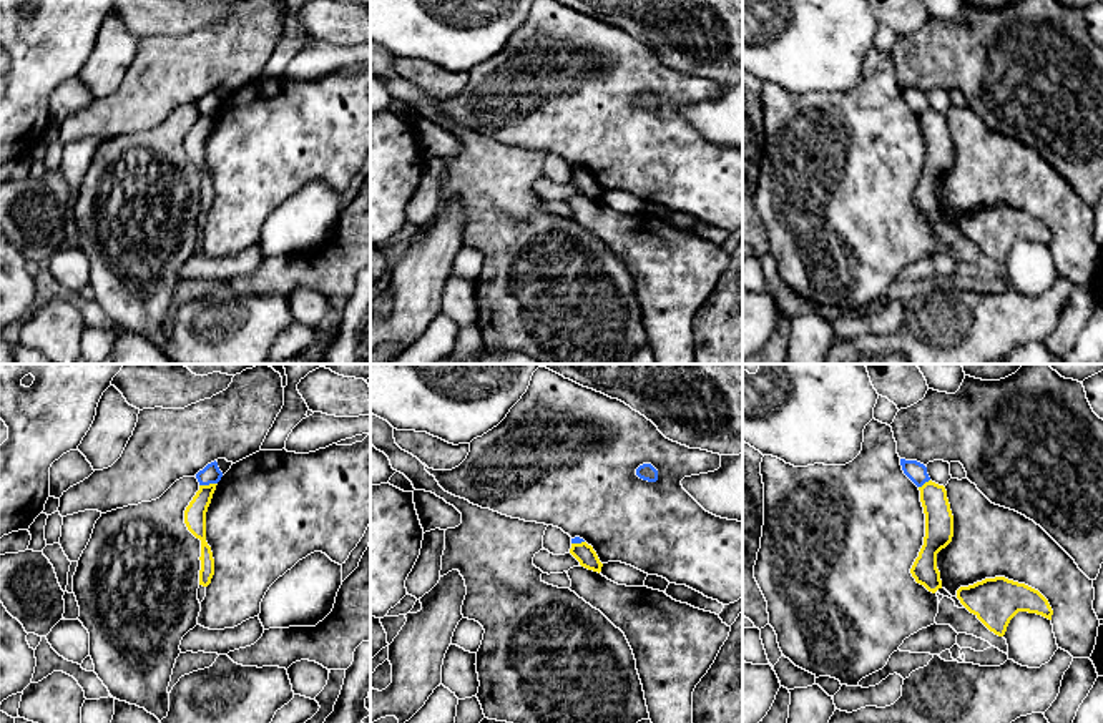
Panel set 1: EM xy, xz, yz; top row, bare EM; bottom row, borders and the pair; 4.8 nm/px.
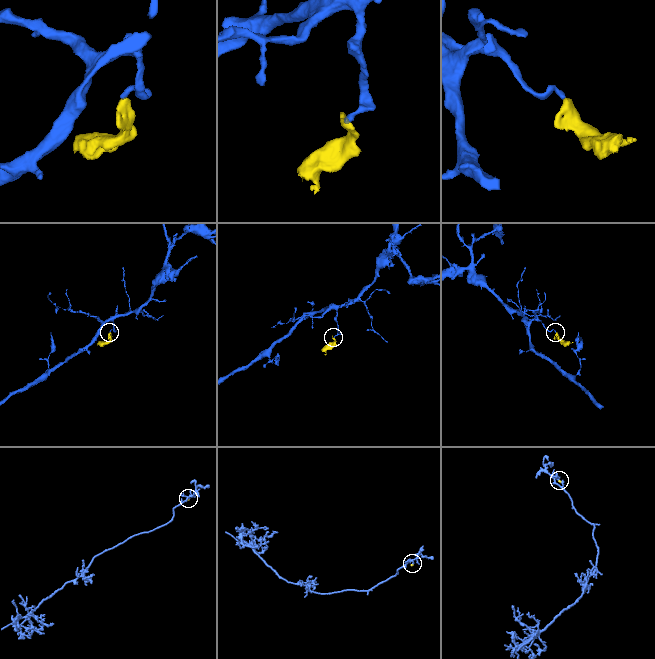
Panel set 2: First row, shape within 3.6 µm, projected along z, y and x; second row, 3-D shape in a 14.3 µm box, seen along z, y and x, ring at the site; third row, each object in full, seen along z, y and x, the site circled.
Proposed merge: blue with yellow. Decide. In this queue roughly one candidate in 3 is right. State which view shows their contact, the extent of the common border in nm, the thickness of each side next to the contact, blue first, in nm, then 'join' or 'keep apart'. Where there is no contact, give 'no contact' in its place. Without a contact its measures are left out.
meets blue in xy; contact 90 nm long; 90 nm thick on the blue side, 110 nm on the other; keep apart

